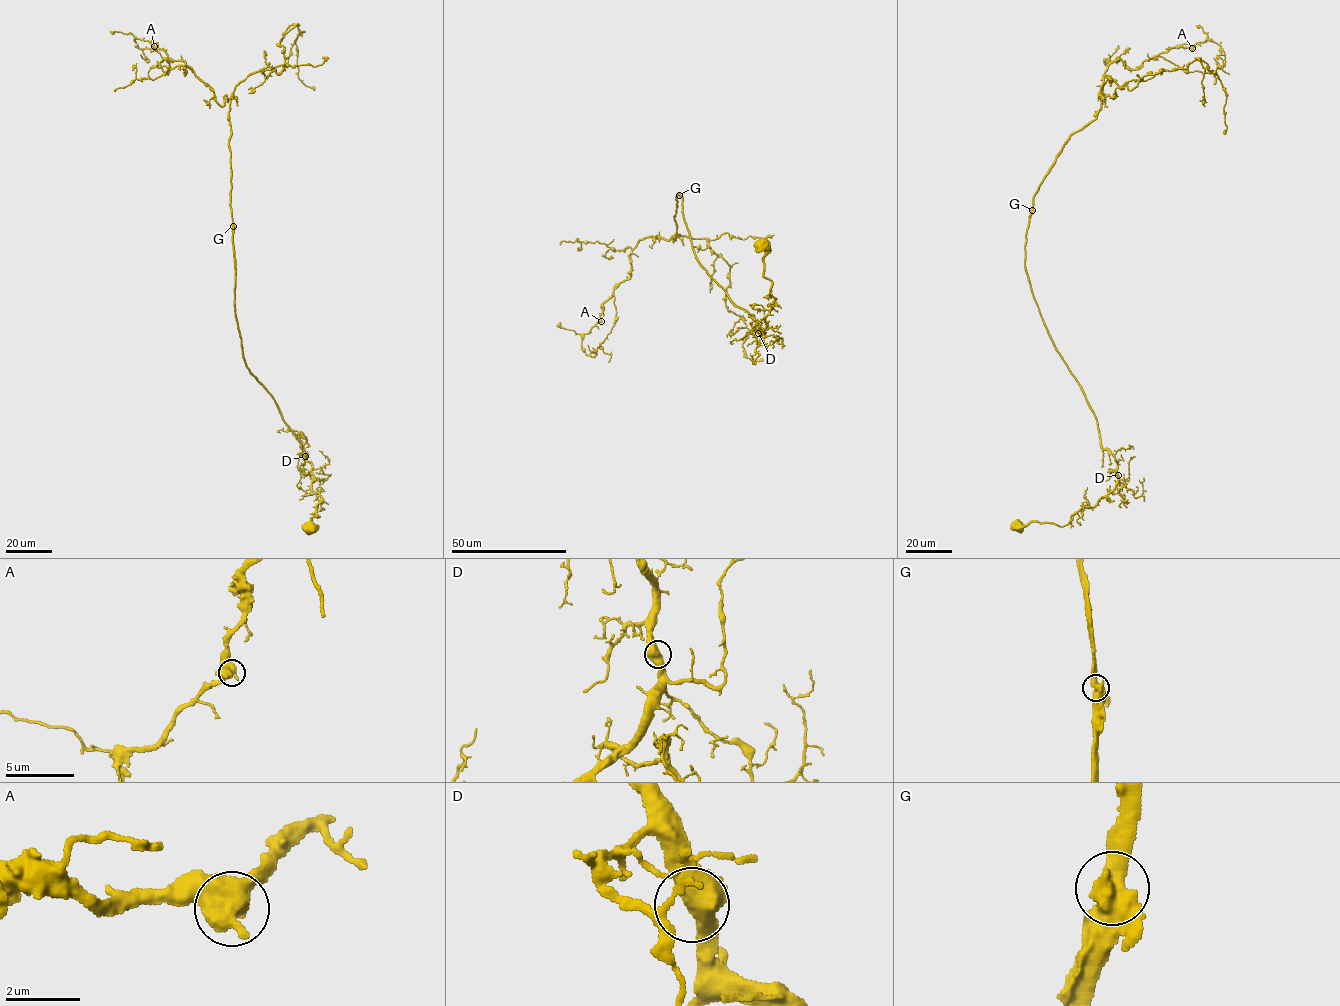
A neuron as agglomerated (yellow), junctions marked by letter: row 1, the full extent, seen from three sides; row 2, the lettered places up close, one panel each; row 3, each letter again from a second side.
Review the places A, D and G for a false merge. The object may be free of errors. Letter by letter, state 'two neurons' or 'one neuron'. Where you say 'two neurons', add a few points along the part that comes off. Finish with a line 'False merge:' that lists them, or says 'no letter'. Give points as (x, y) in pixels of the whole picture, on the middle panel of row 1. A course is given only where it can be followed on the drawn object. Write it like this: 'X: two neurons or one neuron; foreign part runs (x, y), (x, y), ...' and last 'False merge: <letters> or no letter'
A: one neuron
D: one neuron
G: one neuron
False merge: no letter

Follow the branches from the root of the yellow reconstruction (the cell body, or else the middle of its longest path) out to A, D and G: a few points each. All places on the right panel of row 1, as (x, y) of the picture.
A: (1015, 524), (1064, 526), (1118, 479), (1032, 294), (1032, 197), (1095, 118), (1111, 63), (1136, 69), (1192, 48)
D: (1015, 524), (1039, 521), (1064, 526), (1082, 508), (1093, 506), (1109, 494), (1118, 475)
G: (1015, 524), (1064, 526), (1118, 479), (1117, 461), (1102, 446), (1095, 415), (1032, 294), (1025, 266), (1032, 209)

